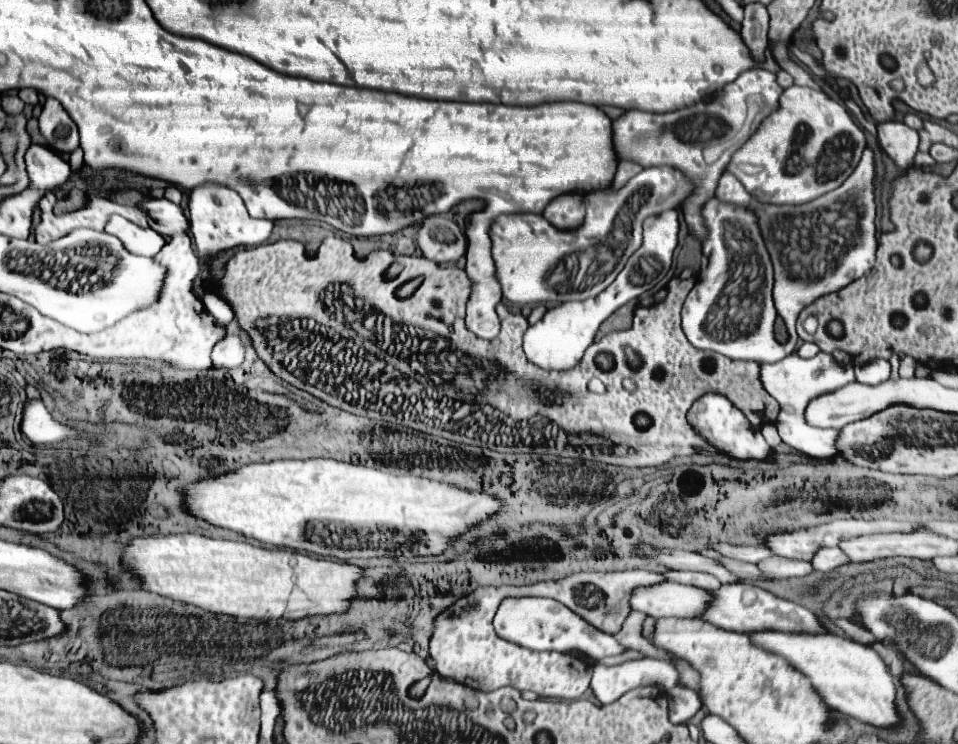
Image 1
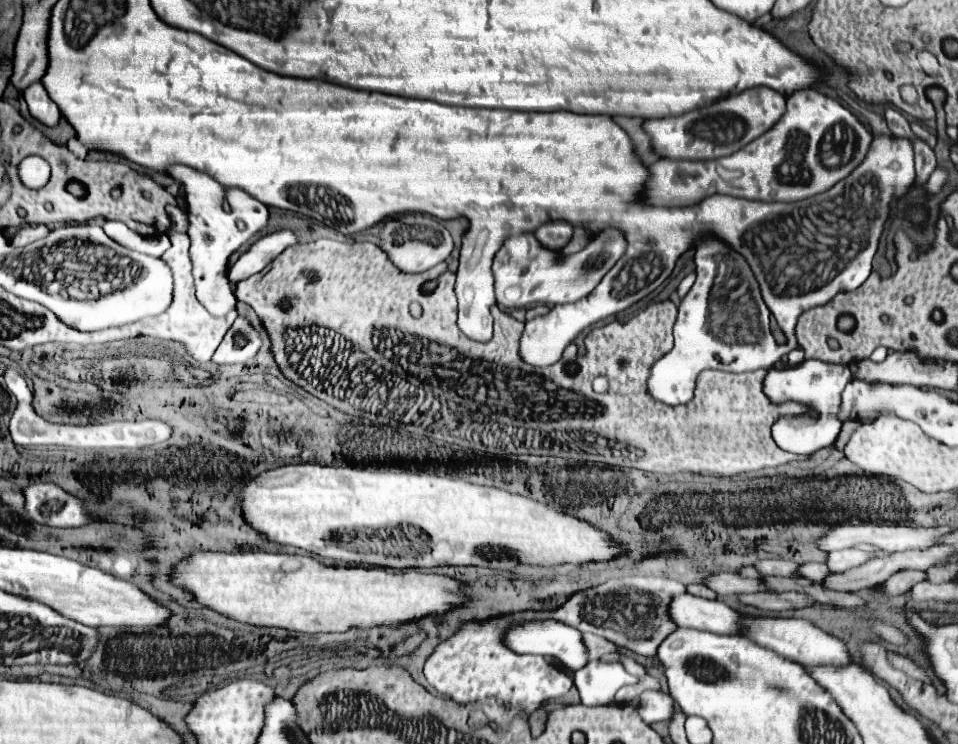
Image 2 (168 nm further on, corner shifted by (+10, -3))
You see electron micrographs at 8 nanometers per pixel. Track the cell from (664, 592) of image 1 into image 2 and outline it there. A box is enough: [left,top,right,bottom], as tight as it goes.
[668,593,738,635]

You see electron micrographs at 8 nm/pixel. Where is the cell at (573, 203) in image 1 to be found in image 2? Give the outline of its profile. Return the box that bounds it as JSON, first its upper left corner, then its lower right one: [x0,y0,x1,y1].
[534,219,574,251]

